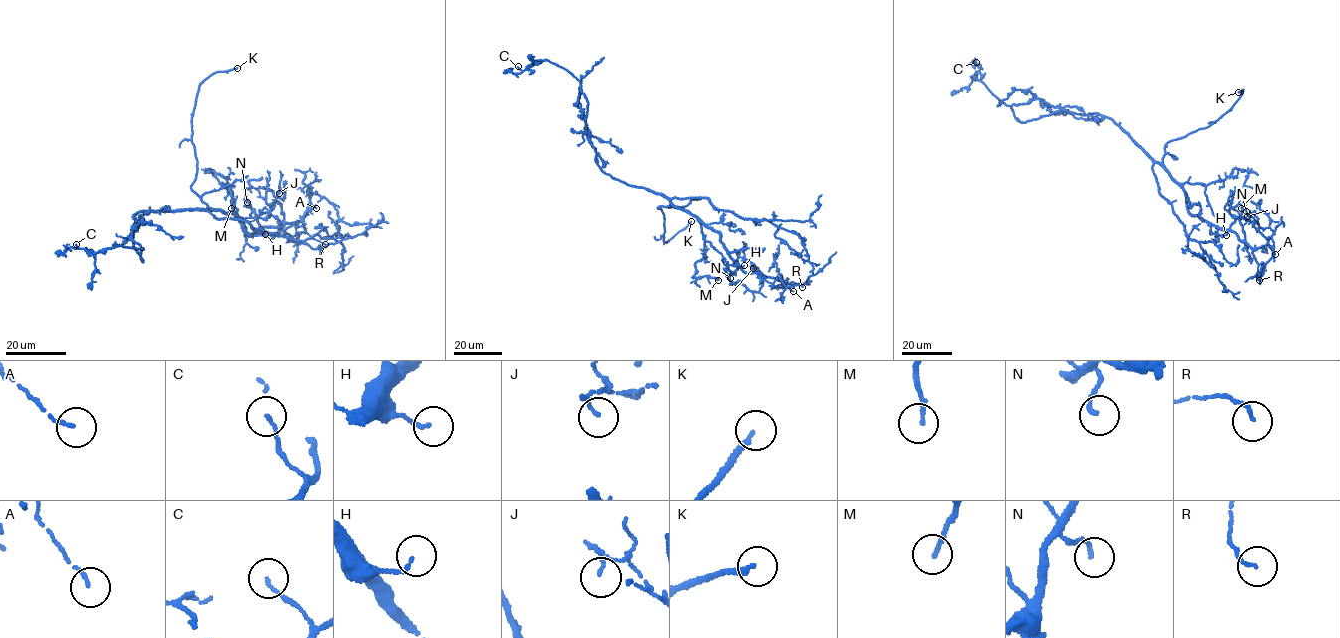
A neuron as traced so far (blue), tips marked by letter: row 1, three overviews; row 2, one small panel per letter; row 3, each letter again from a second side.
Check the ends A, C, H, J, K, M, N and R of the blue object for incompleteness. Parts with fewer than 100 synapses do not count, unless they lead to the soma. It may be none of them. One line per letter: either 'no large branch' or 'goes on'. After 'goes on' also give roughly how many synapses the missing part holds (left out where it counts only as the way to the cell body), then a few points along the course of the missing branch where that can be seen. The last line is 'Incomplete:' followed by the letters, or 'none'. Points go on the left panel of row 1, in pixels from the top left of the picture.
A: no large branch
C: no large branch
H: no large branch
J: no large branch
K: goes on | (237, 68), (287, 59), (328, 63), (359, 74), (398, 99), (404, 98), (403, 102)
M: no large branch
N: no large branch
R: no large branch
Incomplete: K

